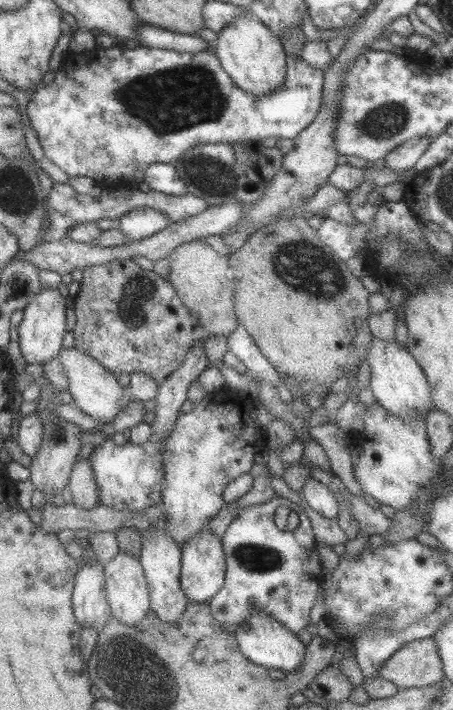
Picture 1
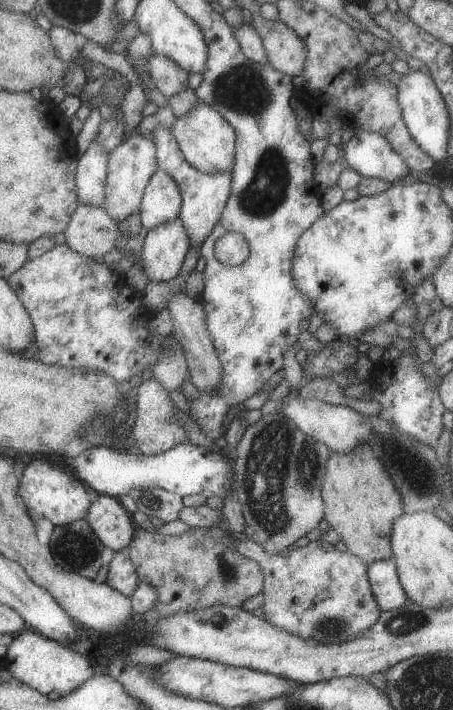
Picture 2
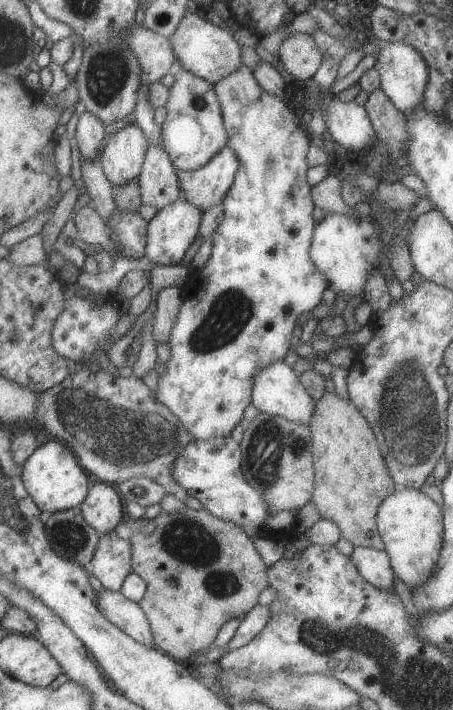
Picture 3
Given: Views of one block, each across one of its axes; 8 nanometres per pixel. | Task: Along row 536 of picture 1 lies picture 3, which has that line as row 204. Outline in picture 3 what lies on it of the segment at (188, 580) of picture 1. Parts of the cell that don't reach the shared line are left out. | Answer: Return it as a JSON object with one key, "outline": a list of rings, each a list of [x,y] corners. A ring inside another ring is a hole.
{"outline":[[[223,144],[205,166],[177,178],[181,198],[197,206],[203,214],[207,208],[223,202],[225,192],[231,188],[235,180],[237,168],[239,160],[235,152],[227,144]]]}

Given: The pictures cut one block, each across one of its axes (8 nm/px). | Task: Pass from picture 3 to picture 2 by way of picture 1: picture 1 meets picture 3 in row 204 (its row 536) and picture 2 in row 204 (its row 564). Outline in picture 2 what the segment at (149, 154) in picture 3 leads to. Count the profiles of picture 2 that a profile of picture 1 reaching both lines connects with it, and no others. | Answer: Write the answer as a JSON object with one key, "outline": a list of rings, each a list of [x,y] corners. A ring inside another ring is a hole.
{"outline":[[[157,170],[147,182],[139,208],[143,232],[149,232],[151,228],[177,220],[179,210],[181,210],[181,194],[177,190],[177,184],[167,174],[163,174],[163,170]]]}

